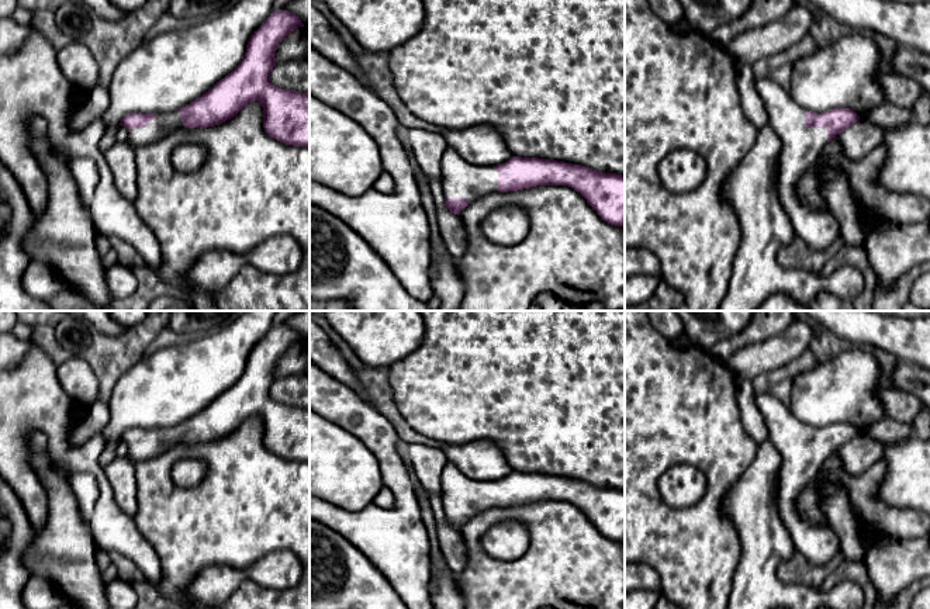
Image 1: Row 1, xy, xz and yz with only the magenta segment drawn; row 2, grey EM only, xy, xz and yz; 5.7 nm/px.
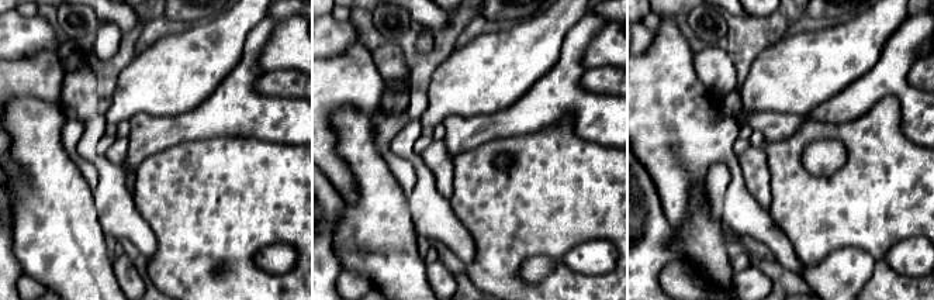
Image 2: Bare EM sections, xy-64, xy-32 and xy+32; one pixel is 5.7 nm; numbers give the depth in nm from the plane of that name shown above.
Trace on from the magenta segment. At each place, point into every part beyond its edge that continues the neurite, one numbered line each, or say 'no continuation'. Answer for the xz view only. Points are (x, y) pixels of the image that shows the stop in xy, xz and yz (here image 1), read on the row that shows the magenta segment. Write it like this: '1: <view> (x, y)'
1: xz (460, 179)

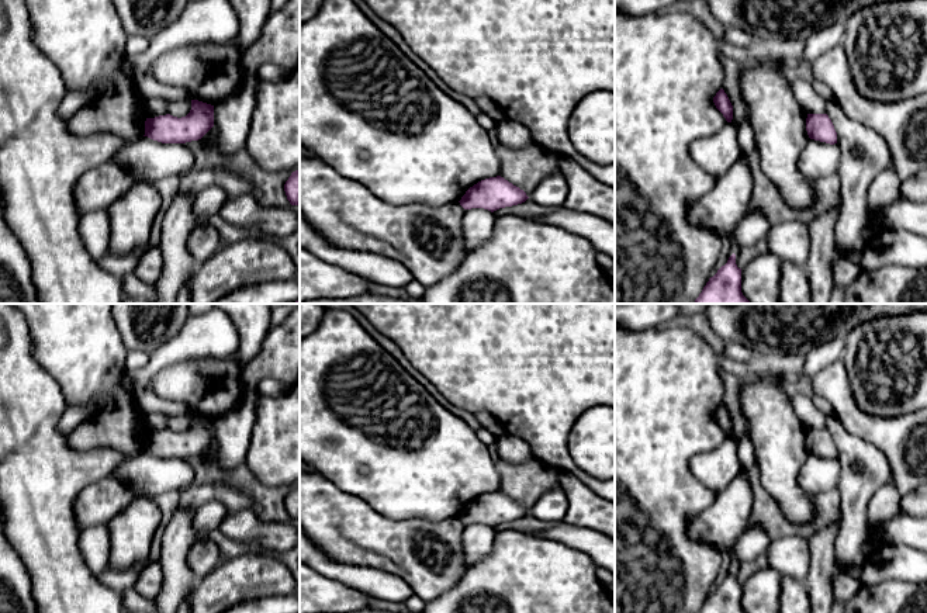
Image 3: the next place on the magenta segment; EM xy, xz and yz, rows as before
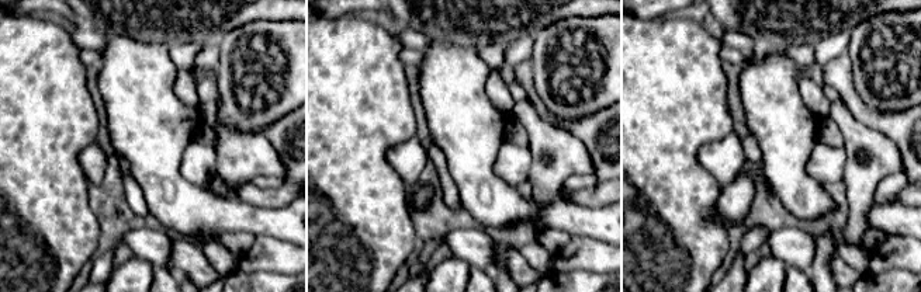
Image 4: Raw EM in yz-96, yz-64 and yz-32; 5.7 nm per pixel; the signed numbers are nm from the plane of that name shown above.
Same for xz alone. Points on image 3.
no continuation

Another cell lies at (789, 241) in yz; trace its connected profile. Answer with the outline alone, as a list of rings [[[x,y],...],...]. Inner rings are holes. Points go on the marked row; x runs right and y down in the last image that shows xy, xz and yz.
[[[802,219],[772,225],[764,239],[768,252],[778,256],[781,262],[806,267],[810,253],[810,233],[809,226]]]

